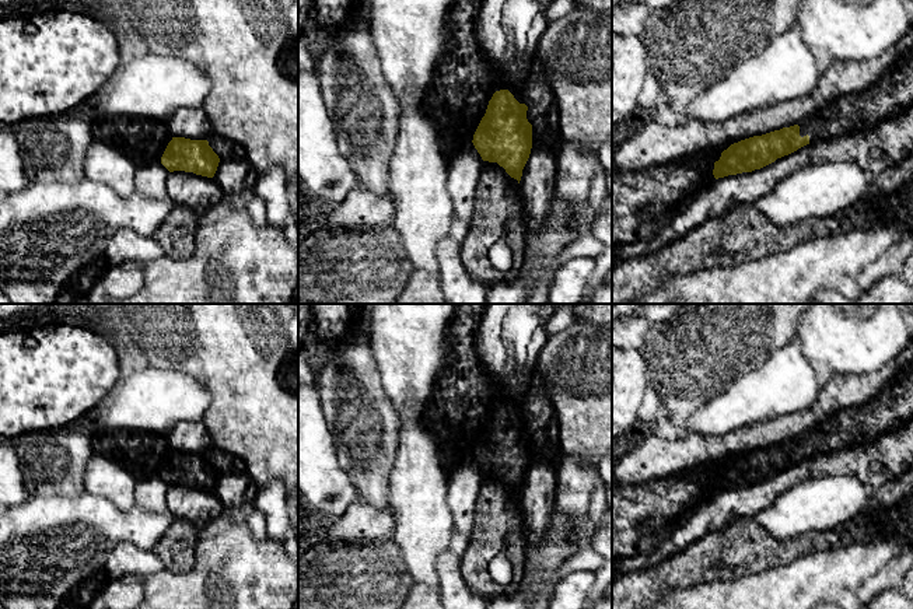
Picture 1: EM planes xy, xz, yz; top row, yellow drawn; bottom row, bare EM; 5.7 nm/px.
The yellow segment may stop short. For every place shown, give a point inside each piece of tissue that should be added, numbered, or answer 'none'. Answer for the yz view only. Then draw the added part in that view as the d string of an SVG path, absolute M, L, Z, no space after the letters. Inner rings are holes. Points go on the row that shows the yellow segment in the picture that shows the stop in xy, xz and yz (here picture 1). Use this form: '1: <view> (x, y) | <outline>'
1: yz (891, 94) | M913 53L863 91L843 95L797 123L809 144L870 130L913 105Z

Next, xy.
none

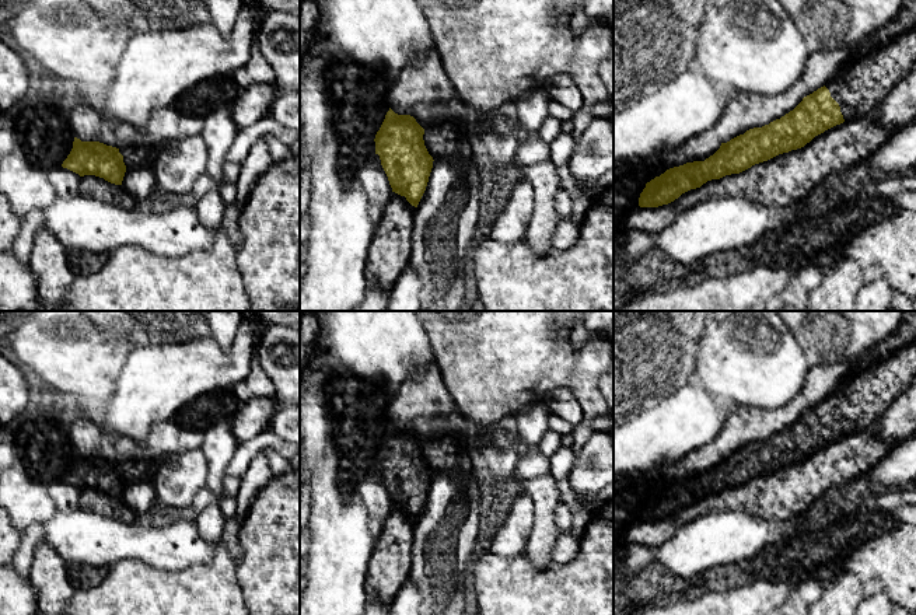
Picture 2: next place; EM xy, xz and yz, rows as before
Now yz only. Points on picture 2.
1: yz (857, 88) | M916 27L901 31L895 39L874 50L864 49L850 66L843 67L825 87L839 104L845 120L871 113L889 90L916 67Z

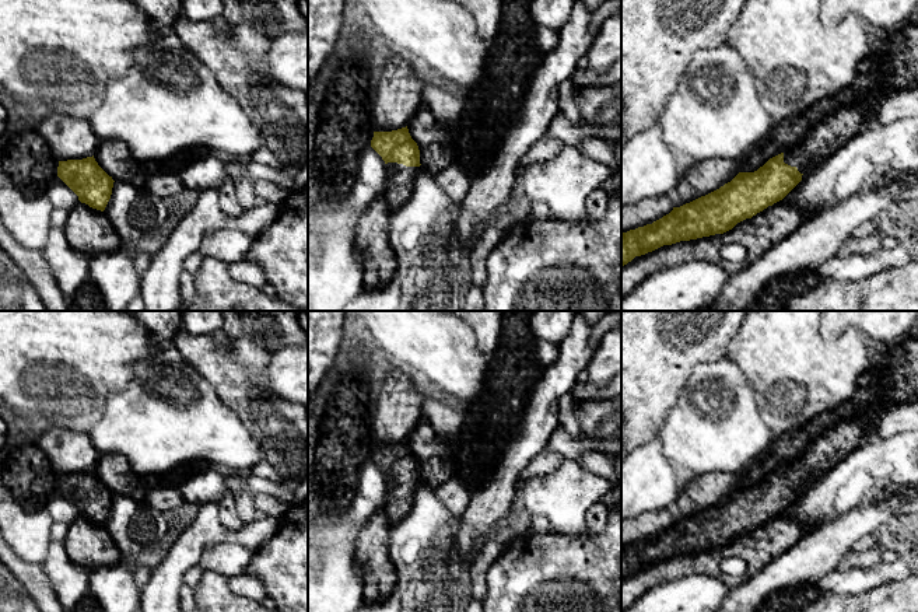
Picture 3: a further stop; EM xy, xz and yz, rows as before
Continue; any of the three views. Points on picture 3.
1: xz (398, 186) | M397 162L386 164L386 181L381 192L386 199L390 214L407 202L420 171L421 167L406 167Z

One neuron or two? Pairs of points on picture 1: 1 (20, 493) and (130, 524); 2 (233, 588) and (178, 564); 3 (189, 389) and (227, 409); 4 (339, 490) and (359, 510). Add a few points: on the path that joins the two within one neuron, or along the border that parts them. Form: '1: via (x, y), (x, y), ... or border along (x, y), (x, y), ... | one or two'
1: border along (28, 496), (14, 506) | two
2: border along (199, 539), (195, 563), (186, 571), (165, 570) | two
3: border along (191, 375), (210, 396), (202, 420) | two
4: border along (356, 497), (335, 520) | two

